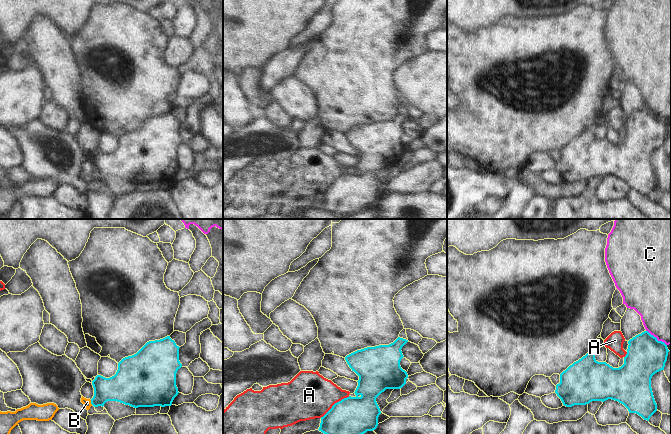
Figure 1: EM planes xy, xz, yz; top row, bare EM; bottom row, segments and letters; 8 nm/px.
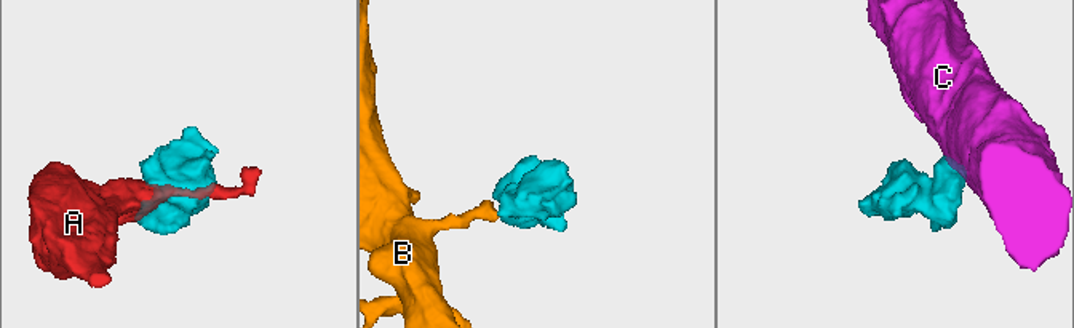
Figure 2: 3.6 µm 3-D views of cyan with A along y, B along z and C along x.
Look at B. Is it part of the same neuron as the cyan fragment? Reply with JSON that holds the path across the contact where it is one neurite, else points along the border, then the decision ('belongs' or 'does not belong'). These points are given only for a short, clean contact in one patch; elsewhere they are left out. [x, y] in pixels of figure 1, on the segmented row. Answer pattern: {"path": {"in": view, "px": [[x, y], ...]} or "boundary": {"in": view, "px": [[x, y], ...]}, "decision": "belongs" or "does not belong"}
{"path": {"in": "xy", "px": [[118, 388], [108, 389], [91, 402], [87, 402]]}, "decision": "belongs"}

